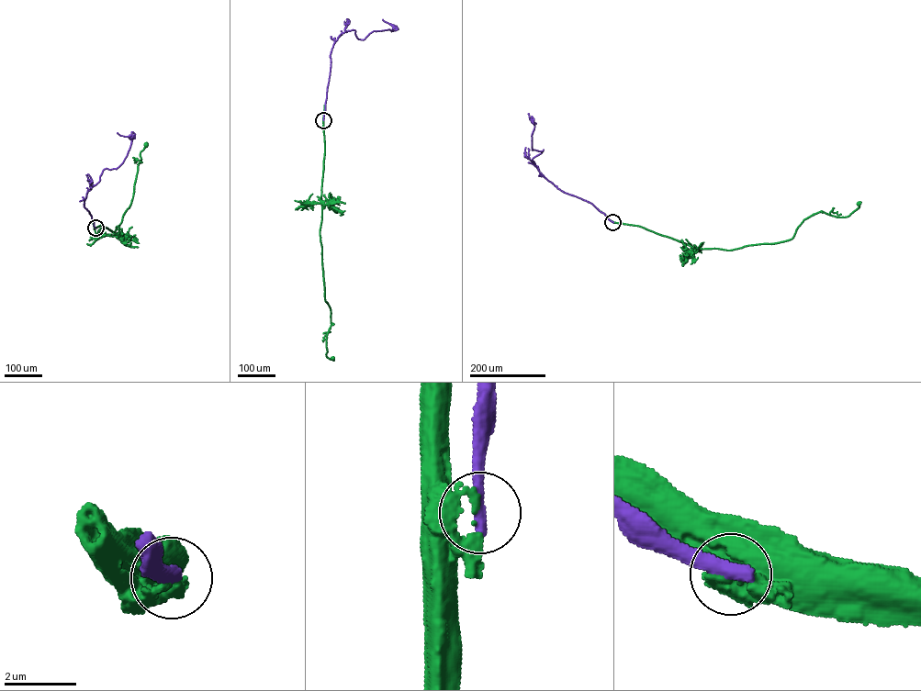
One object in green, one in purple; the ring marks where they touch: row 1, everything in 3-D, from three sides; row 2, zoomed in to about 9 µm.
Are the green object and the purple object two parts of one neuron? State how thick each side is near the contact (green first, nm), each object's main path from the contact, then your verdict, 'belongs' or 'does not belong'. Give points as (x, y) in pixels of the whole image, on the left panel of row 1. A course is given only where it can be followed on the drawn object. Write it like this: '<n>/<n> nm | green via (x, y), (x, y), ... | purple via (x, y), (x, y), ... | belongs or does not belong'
170/440 nm | green via (95, 228), (103, 225), (114, 233), (121, 222), (132, 199), (140, 151), (146, 144) | purple via (95, 228), (84, 201), (87, 192), (99, 181), (103, 170), (117, 169), (127, 155), (133, 138), (117, 132) | does not belong

